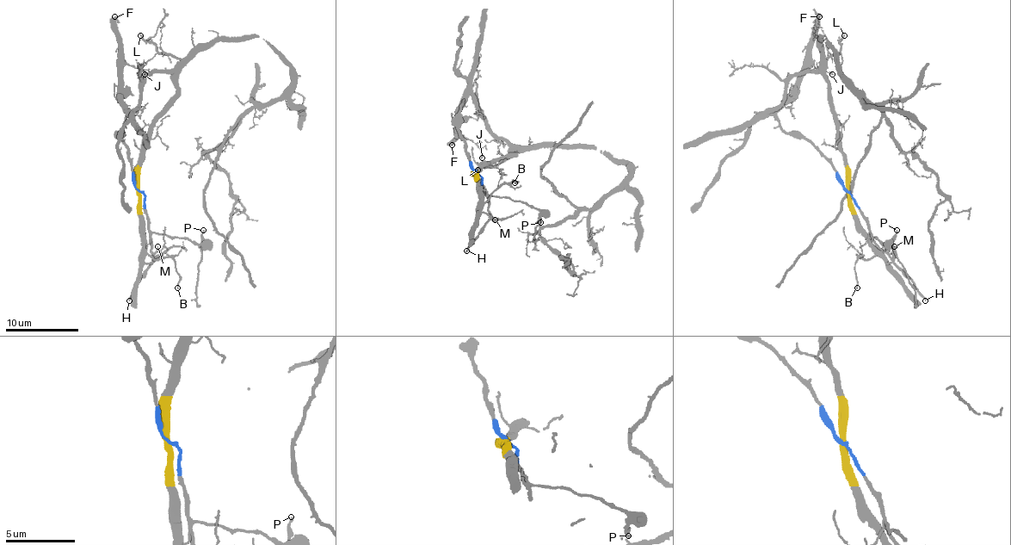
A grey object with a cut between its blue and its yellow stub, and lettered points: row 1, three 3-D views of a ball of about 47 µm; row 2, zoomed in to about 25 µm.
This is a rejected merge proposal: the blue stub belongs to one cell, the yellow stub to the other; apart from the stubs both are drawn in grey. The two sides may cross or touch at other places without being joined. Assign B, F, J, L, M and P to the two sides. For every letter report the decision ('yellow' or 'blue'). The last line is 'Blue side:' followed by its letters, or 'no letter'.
B: yellow
F: blue
J: blue
L: yellow
M: blue
P: blue
Blue side: F, J, M, P

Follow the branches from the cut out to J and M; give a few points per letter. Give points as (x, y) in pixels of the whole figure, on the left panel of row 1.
J: (138, 191), (128, 150), (121, 140), (125, 114), (121, 69), (126, 64), (134, 65), (145, 75)
M: (138, 191), (145, 197), (151, 250), (154, 253), (157, 246)

